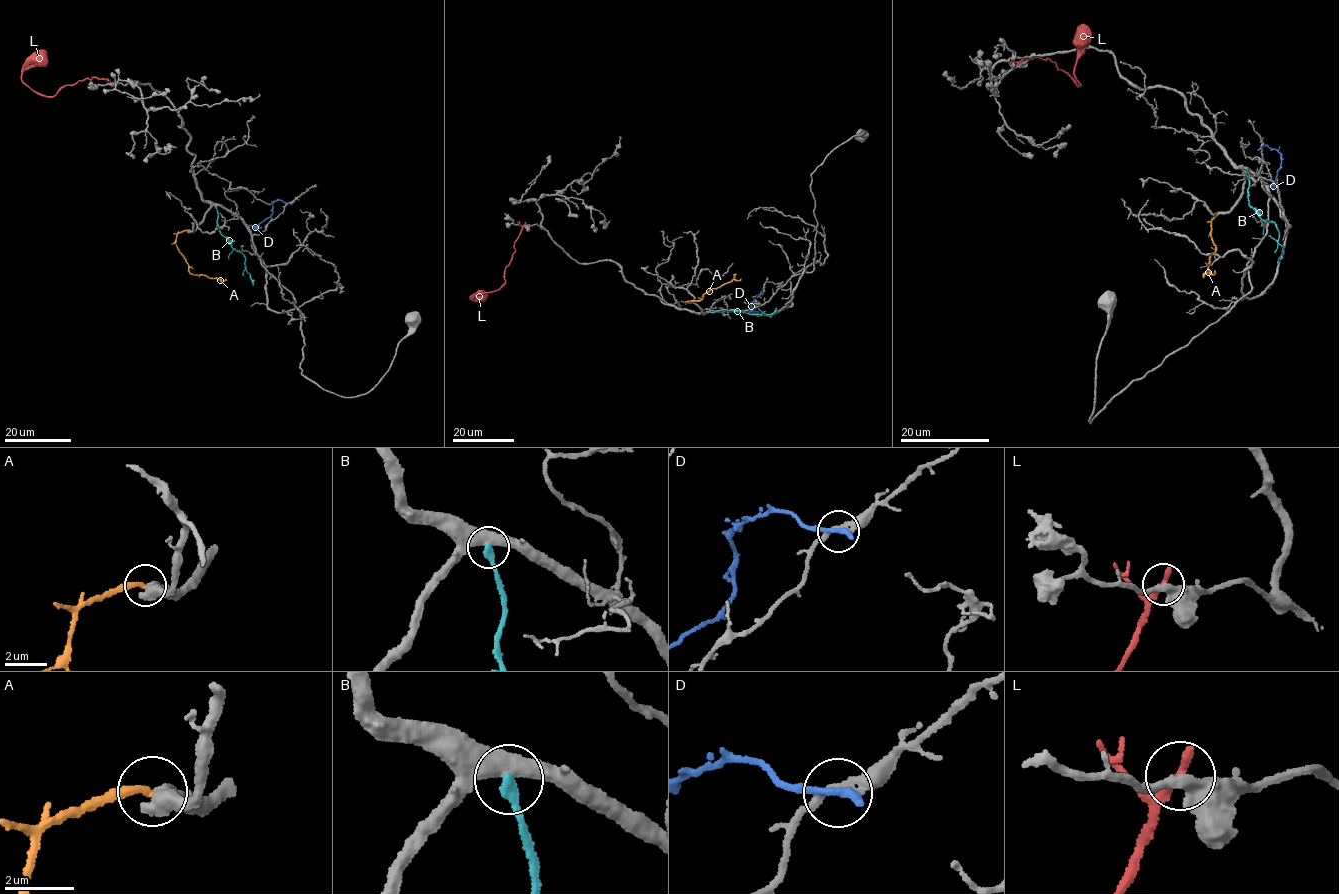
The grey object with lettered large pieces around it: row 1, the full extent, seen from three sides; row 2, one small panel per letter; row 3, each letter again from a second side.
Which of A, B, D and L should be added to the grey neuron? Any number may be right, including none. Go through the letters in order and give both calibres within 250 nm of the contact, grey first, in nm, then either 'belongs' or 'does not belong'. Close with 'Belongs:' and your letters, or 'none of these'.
A: 460/220 nm | belongs
B: 500/280 nm | does not belong
D: 240/320 nm | does not belong
L: 340/280 nm | does not belong
Belongs: A

